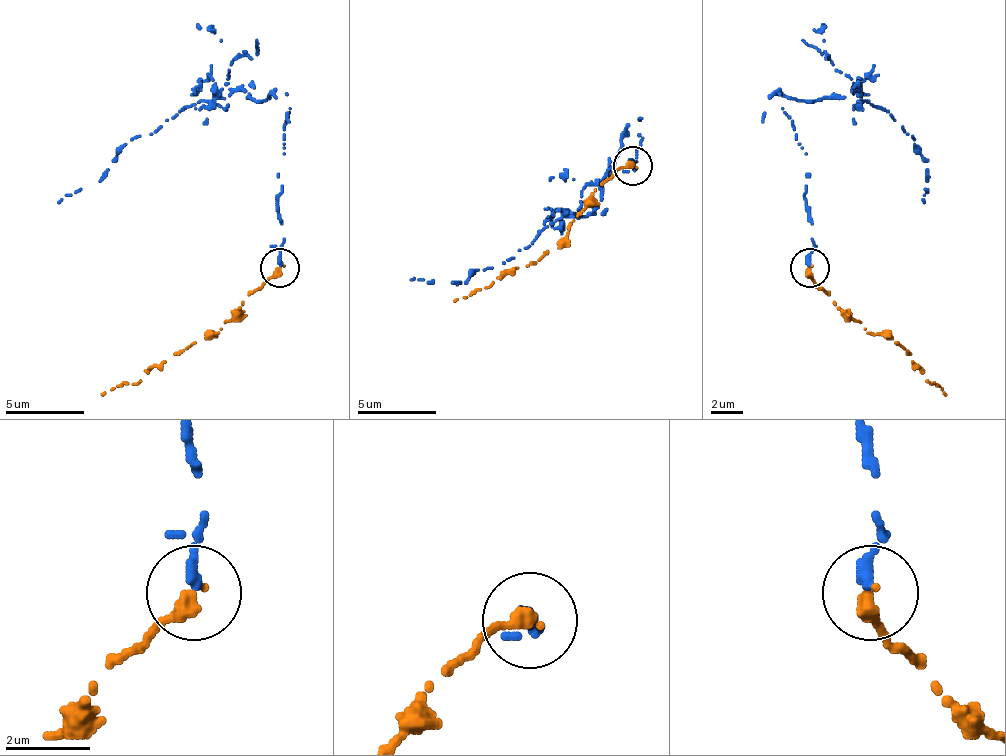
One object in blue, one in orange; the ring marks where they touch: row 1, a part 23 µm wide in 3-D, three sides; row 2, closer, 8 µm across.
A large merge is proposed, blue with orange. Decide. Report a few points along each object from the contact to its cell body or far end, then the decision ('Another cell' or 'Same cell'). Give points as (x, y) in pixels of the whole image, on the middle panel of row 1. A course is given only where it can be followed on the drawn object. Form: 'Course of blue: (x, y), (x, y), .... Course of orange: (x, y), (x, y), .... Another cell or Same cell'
Course of blue: (633, 166), (637, 135), (629, 131), (590, 213), (551, 221), (503, 265), (409, 280). Course of orange: (633, 166), (621, 166), (590, 194), (558, 249), (499, 272), (488, 288), (452, 300). Another cell

